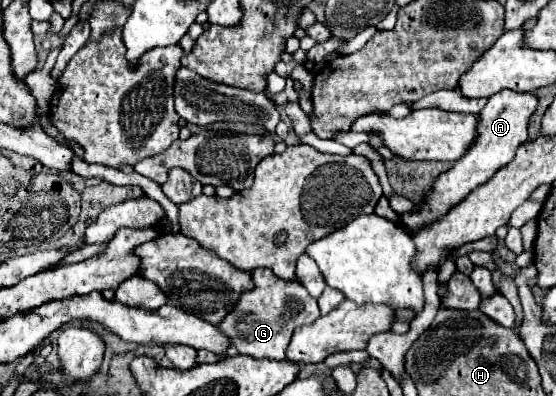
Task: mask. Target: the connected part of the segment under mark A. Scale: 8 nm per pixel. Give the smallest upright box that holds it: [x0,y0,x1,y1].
[401,90,539,230]

